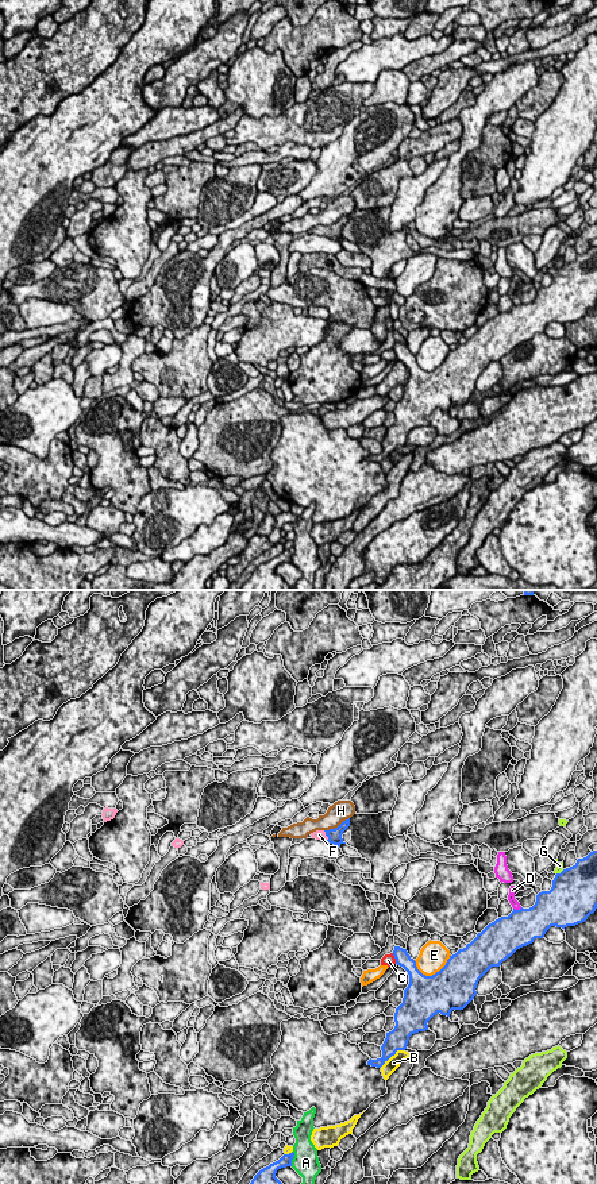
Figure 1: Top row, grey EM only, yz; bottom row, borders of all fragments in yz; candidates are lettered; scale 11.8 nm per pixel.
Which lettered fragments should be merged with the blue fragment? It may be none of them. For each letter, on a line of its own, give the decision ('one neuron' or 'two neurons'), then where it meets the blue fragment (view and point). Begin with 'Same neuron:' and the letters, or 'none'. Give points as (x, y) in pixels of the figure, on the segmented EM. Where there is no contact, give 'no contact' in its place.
Same neuron: F
A: two neurons; meets blue in yz at (292, 1159)
B: two neurons; meets blue in yz at (392, 1055)
C: two neurons; meets blue in yz at (395, 957)
D: two neurons; meets blue in yz at (517, 910)
E: two neurons; meets blue in yz at (432, 975)
F: one neuron; meets blue in yz at (326, 835)
G: two neurons; meets blue in yz at (561, 872)
H: two neurons; meets blue in yz at (338, 826)

